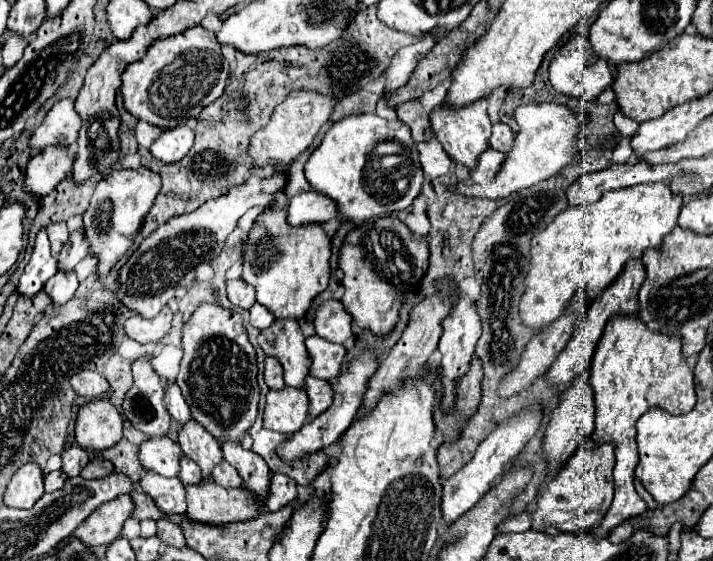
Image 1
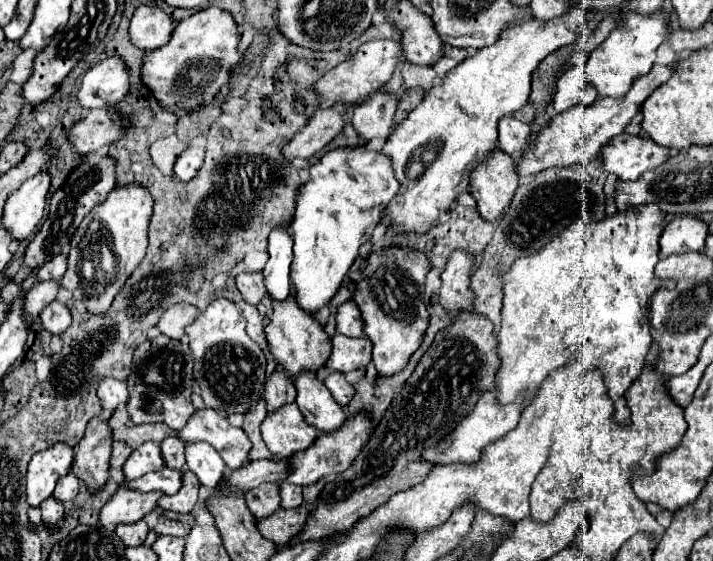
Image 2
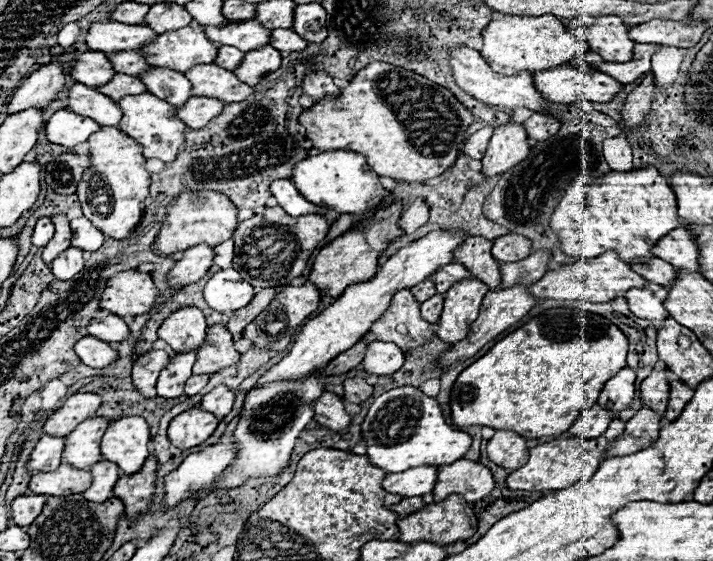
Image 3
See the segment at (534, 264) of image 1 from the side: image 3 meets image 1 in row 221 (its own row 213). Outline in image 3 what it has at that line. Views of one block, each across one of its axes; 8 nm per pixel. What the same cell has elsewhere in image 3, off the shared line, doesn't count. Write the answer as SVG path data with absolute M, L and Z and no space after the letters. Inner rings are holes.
M654 166L632 168L628 172L610 170L600 178L578 174L562 192L550 218L550 226L560 238L562 252L580 260L598 258L608 250L618 252L624 262L654 258L654 244L680 224L676 196Z

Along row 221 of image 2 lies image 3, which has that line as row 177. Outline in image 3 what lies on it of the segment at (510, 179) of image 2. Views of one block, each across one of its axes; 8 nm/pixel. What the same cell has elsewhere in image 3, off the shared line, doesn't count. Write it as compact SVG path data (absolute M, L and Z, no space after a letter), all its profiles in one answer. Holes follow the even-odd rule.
M516 122L502 124L494 128L488 150L484 152L482 174L488 178L500 176L502 172L514 168L514 164L520 164L528 154L530 144L522 124Z

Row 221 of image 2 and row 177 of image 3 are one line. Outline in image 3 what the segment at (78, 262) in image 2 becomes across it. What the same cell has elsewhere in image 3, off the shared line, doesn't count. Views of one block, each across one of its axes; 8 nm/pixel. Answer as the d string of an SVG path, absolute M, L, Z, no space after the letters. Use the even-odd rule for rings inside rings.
M102 126L100 132L90 136L90 158L92 168L88 168L78 184L78 198L84 216L70 220L72 226L72 246L84 252L96 252L104 238L126 238L140 224L144 214L144 200L150 194L150 174L146 172L146 158L142 156L142 146L120 132L118 128Z

